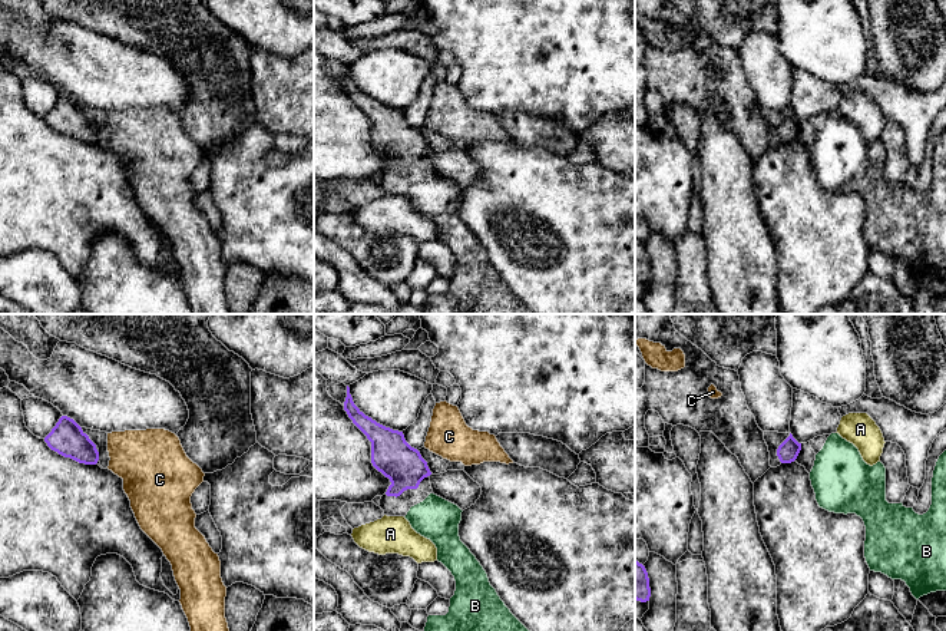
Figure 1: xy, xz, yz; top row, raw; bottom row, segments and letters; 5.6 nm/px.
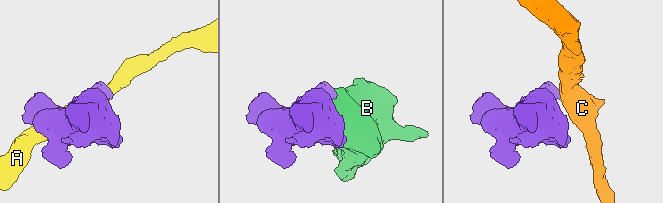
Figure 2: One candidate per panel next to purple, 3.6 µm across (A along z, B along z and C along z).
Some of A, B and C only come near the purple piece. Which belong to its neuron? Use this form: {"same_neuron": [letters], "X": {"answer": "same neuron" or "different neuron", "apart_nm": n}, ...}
{"same_neuron": ["B"], "A": {"answer": "different neuron", "apart_nm": 110}, "B": {"answer": "same neuron", "apart_nm": 80}, "C": {"answer": "different neuron", "apart_nm": 50}}

